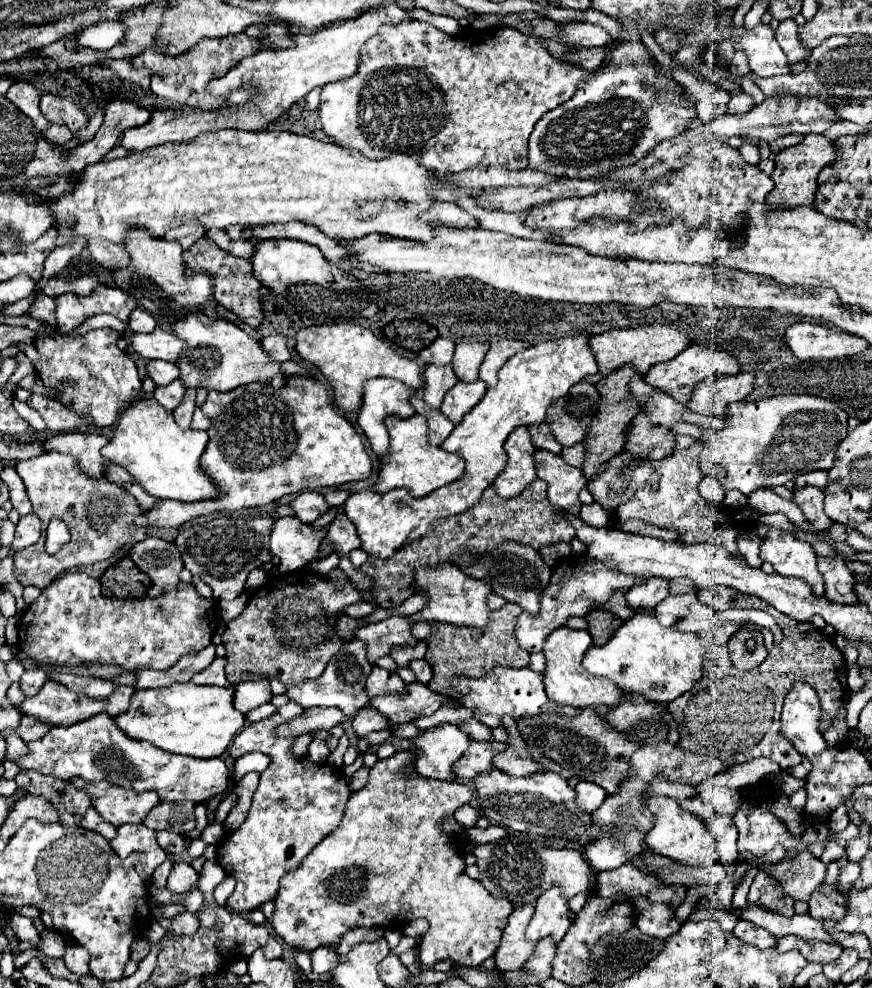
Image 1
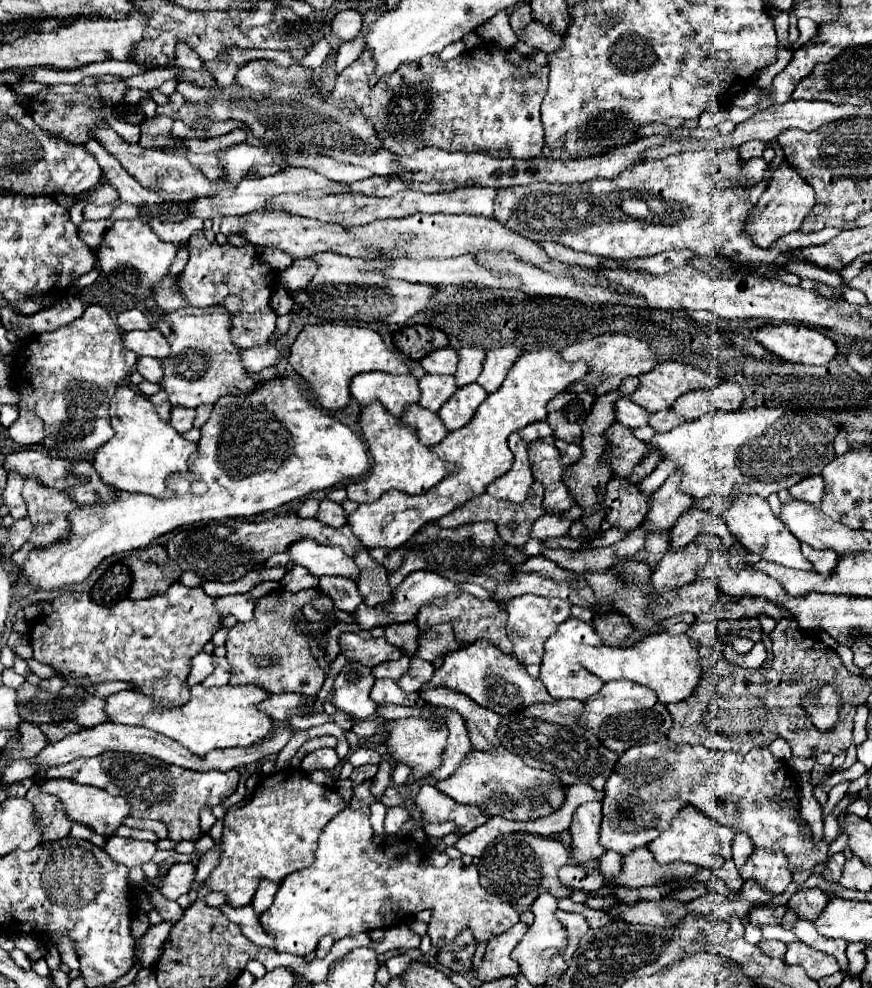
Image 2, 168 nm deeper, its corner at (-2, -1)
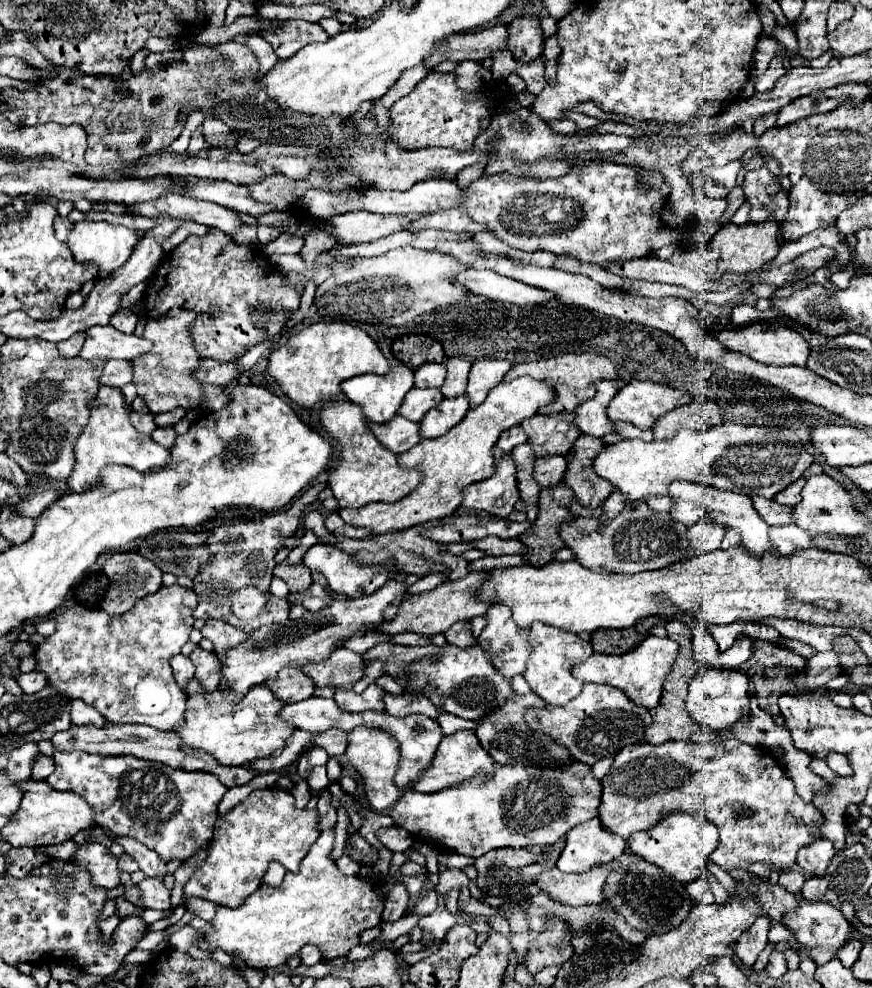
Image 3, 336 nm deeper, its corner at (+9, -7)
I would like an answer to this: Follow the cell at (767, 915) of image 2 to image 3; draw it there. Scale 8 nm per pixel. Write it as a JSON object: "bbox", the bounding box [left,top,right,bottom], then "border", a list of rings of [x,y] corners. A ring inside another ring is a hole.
{"bbox":[734,917,768,969],"border":[[[758,917],[746,931],[740,935],[740,939],[734,943],[734,953],[742,961],[744,969],[750,969],[754,961],[758,959],[760,951],[768,945],[768,917]]]}

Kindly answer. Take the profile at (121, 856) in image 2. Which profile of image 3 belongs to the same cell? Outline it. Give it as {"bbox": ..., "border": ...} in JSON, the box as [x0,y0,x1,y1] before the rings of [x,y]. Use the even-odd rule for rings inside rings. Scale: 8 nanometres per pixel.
{"bbox":[72,843,120,889],"border":[[[100,843],[78,845],[72,861],[90,873],[94,887],[114,889],[120,885],[118,859],[114,855],[110,855],[104,845],[100,845]]]}

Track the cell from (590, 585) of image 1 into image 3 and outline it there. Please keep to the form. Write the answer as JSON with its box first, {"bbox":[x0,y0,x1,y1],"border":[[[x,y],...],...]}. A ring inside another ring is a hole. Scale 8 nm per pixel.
{"bbox":[478,605,528,679],"border":[[[492,605],[486,611],[486,627],[478,637],[478,645],[490,655],[490,663],[504,675],[512,679],[522,673],[528,661],[528,651],[518,645],[518,639],[528,643],[528,631],[520,631],[512,619],[512,611],[504,605]]]}

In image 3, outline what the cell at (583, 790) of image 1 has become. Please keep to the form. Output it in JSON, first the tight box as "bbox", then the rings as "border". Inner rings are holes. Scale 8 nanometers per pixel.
{"bbox":[556,819,626,873],"border":[[[590,819],[568,831],[566,847],[556,863],[564,873],[586,873],[596,865],[612,863],[622,857],[626,841],[606,831],[600,819]]]}

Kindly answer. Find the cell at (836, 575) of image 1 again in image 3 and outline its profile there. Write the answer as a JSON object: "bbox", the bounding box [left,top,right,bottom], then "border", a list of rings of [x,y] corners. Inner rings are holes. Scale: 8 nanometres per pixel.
{"bbox":[770,525,814,555],"border":[[[784,525],[784,527],[770,527],[770,543],[780,551],[780,555],[790,555],[796,549],[814,547],[808,533],[800,531],[796,525]]]}

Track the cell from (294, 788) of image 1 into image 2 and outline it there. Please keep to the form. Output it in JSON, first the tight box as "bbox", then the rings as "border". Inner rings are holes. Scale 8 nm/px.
{"bbox":[209,769,347,907],"border":[[[289,769],[265,776],[245,807],[225,815],[223,853],[217,869],[209,875],[211,891],[227,895],[231,907],[245,907],[261,879],[281,883],[289,873],[309,865],[323,827],[347,807],[341,793],[309,779],[303,769]]]}

